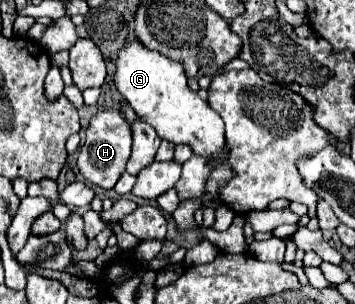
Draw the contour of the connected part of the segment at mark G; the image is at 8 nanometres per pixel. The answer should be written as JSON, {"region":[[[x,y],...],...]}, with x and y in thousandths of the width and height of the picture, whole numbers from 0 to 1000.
{"region":[[[375,125],[352,138],[346,158],[330,171],[318,276],[330,303],[375,349],[380,375],[442,428],[454,461],[527,474],[538,480],[544,507],[589,526],[600,559],[594,586],[577,599],[577,645],[566,651],[566,664],[572,678],[617,678],[623,618],[656,586],[656,553],[639,533],[628,395],[577,329],[561,322],[555,303],[527,283],[515,217],[493,197],[476,197],[442,164],[408,158],[386,125]]]}

